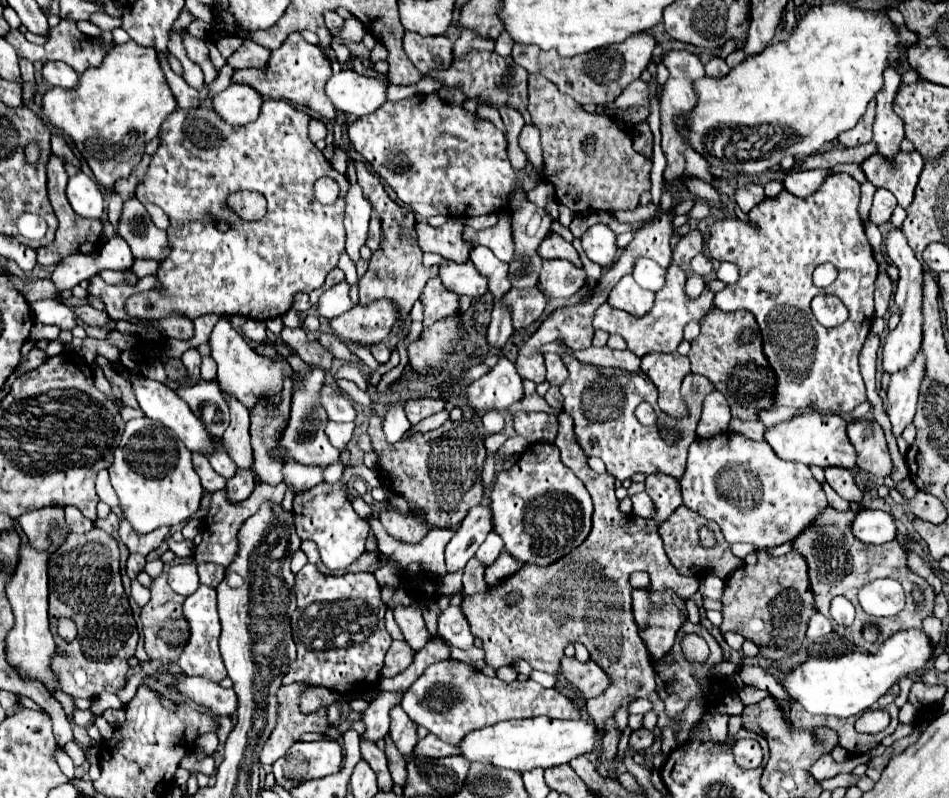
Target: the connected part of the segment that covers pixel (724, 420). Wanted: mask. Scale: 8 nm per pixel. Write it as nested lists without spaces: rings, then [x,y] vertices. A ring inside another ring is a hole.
[[[718,390],[710,392],[702,404],[702,416],[700,416],[700,422],[696,428],[698,438],[710,438],[714,434],[726,432],[730,418],[732,416],[730,416],[726,398],[722,398],[722,394],[718,394]]]

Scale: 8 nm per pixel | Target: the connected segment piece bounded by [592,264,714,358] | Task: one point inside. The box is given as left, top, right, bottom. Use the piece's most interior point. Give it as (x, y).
(660, 331)

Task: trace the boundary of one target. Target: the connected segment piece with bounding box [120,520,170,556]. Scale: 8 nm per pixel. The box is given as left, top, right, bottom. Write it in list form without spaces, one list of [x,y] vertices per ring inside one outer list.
[[[126,520],[120,522],[120,538],[122,538],[122,542],[128,546],[130,552],[138,552],[138,554],[144,554],[144,556],[148,552],[156,550],[164,542],[168,532],[170,532],[170,528],[162,526],[162,528],[154,530],[154,532],[150,532],[150,534],[138,534],[130,526],[130,522],[126,522]]]

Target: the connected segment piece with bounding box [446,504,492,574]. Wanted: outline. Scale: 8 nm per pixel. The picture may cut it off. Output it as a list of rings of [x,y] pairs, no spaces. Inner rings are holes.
[[[482,504],[472,508],[446,546],[446,572],[452,574],[462,570],[468,564],[468,560],[476,554],[478,546],[486,540],[490,530],[492,510]]]

